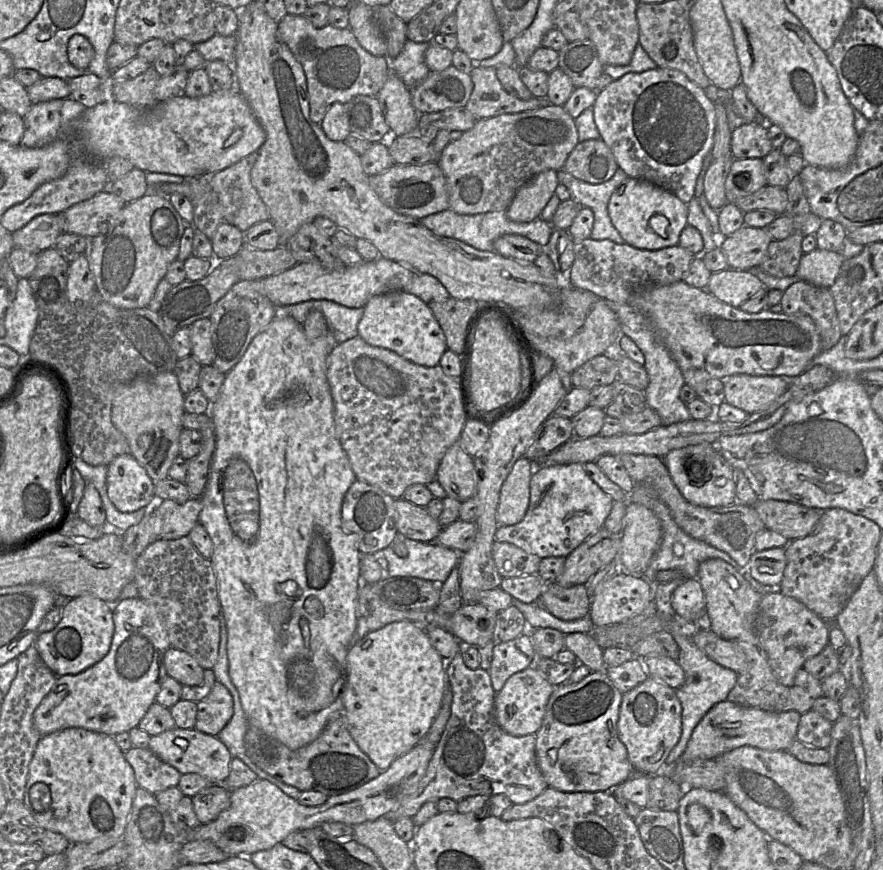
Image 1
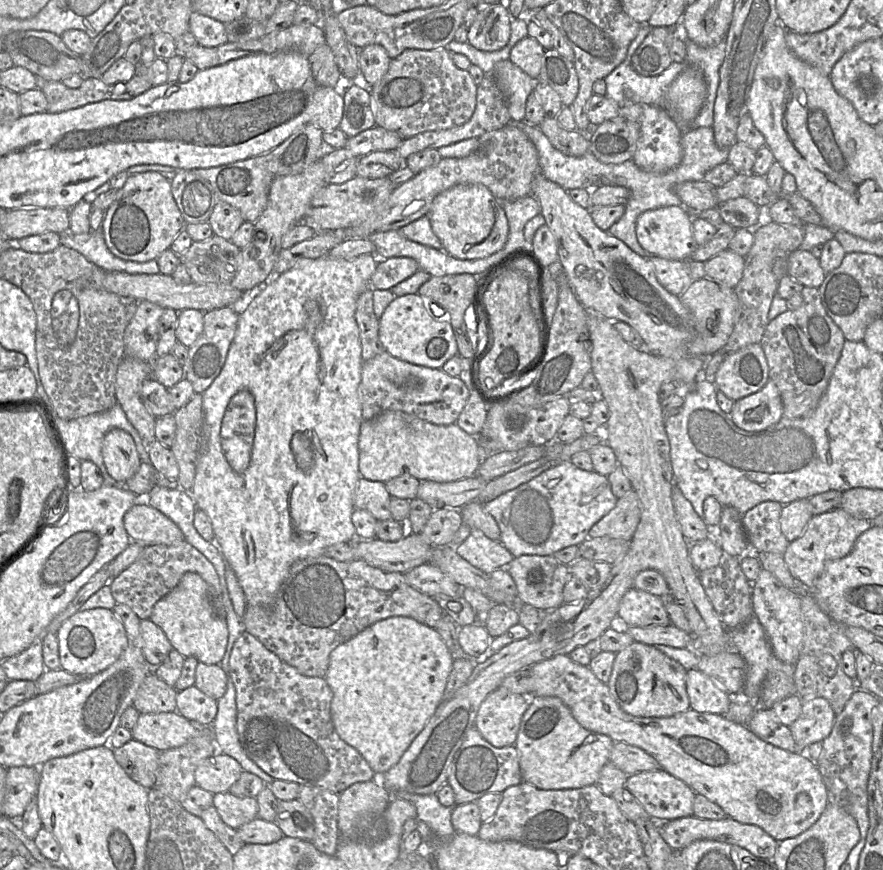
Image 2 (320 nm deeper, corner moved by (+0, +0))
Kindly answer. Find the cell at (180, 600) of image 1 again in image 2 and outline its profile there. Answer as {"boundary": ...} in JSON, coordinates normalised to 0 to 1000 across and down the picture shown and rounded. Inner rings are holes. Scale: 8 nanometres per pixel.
{"boundary":[[[211,621],[196,626],[164,626],[162,633],[145,653],[126,664],[123,672],[134,694],[147,698],[159,713],[169,711],[174,695],[197,677],[211,657],[225,660],[236,671],[240,697],[254,710],[251,676],[241,648]]]}

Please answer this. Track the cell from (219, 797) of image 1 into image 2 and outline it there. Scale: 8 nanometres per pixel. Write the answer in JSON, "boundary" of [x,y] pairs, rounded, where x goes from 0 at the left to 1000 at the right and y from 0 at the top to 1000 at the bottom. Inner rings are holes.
{"boundary":[[[259,909],[241,914],[241,926],[260,952],[268,954],[292,938],[290,917],[268,916]]]}

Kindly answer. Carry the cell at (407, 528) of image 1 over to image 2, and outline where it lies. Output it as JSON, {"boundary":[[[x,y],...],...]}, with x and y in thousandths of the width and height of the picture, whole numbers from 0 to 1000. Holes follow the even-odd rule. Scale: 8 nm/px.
{"boundary":[[[408,549],[401,566],[402,585],[414,586],[428,599],[442,598],[442,575],[436,555]]]}

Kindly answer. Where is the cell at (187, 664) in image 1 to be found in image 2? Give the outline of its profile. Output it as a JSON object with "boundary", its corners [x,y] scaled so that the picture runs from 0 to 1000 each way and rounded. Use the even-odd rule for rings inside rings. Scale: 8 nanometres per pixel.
{"boundary":[[[170,710],[159,714],[160,746],[171,769],[179,767],[196,746],[186,725]]]}

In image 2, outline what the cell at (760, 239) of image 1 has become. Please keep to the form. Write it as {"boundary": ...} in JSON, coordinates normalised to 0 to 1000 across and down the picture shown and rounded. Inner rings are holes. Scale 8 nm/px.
{"boundary":[[[823,286],[797,301],[798,318],[831,332],[840,318],[843,303],[844,295]]]}

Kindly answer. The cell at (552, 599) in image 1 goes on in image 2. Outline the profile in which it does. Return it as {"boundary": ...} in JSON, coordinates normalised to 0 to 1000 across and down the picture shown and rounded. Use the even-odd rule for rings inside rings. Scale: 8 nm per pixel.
{"boundary":[[[592,638],[582,641],[571,654],[583,668],[586,690],[590,694],[599,694],[613,703],[619,703],[639,693],[638,677],[648,661],[643,651],[633,646],[625,638]]]}

